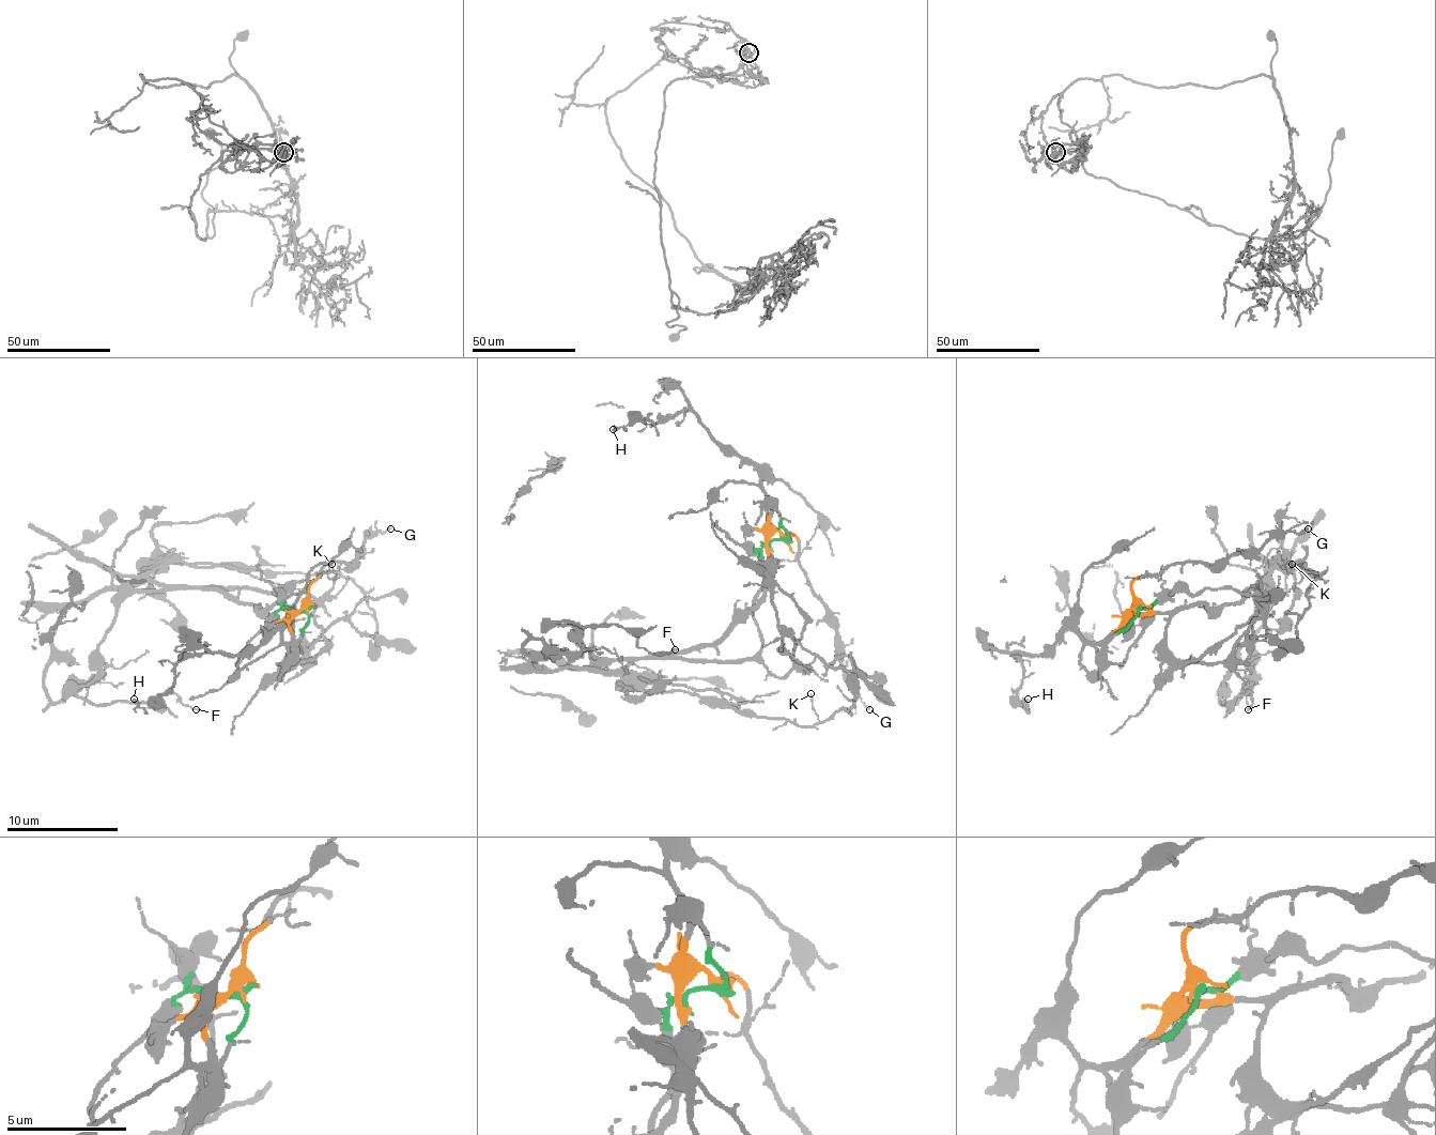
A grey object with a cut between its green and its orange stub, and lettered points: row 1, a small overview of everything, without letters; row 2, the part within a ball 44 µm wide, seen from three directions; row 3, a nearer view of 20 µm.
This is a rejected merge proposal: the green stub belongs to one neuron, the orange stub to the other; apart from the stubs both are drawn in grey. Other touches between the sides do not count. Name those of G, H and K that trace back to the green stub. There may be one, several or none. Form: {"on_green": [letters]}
{"on_green": []}

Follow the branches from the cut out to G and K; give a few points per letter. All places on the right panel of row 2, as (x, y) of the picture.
G: (1137, 606), (1130, 586), (1142, 576), (1256, 553), (1287, 531), (1307, 527)
K: (1137, 606), (1130, 612), (1164, 614), (1178, 659), (1223, 662), (1256, 620), (1287, 648), (1321, 576), (1293, 564)

